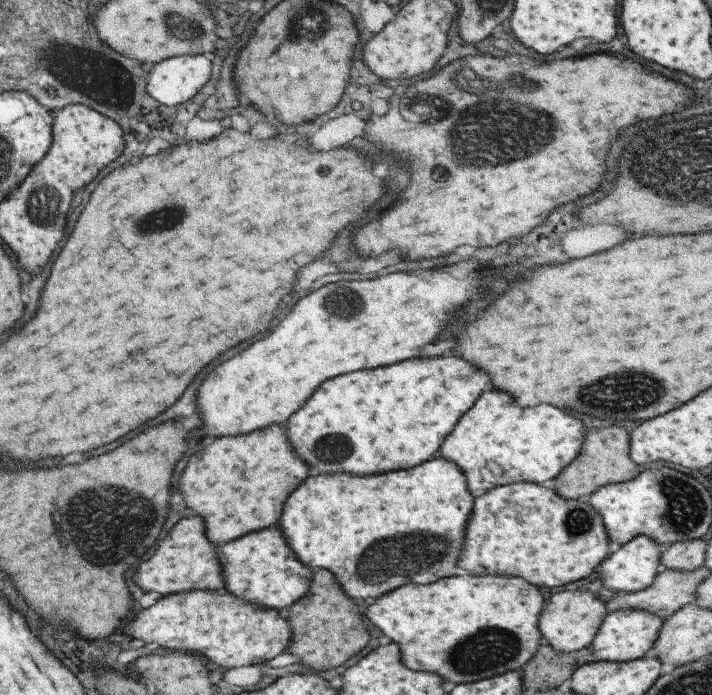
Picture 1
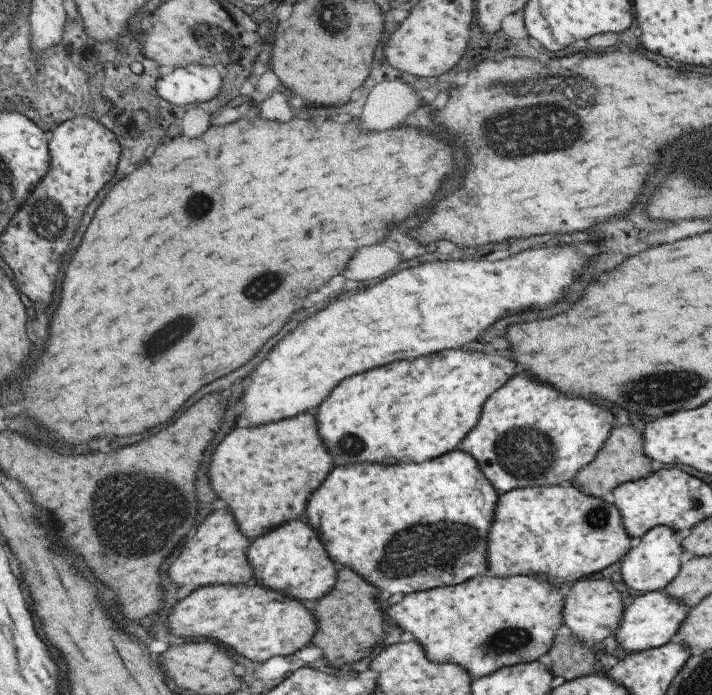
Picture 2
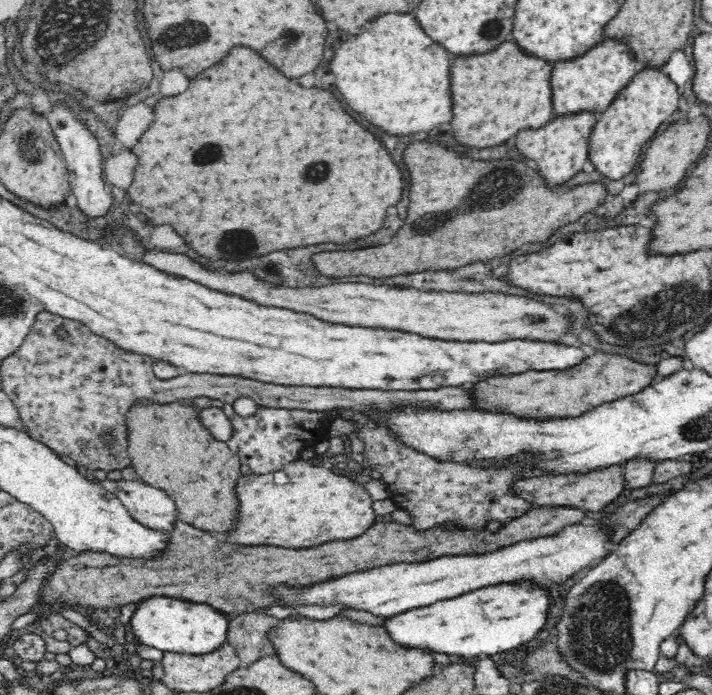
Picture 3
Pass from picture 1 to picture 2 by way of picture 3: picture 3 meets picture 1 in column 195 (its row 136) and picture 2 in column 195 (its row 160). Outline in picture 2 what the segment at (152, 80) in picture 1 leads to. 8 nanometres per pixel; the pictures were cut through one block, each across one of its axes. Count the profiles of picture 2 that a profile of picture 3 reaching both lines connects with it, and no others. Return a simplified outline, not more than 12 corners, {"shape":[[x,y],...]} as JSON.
{"shape":[[176,67],[159,79],[171,104],[195,106],[222,92],[223,68]]}

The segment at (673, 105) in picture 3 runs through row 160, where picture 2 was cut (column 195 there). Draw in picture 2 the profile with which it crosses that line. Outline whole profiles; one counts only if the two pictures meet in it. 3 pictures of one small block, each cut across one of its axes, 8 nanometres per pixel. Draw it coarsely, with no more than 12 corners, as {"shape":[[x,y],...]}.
{"shape":[[257,582],[197,588],[171,630],[257,662],[311,645],[314,609]]}

